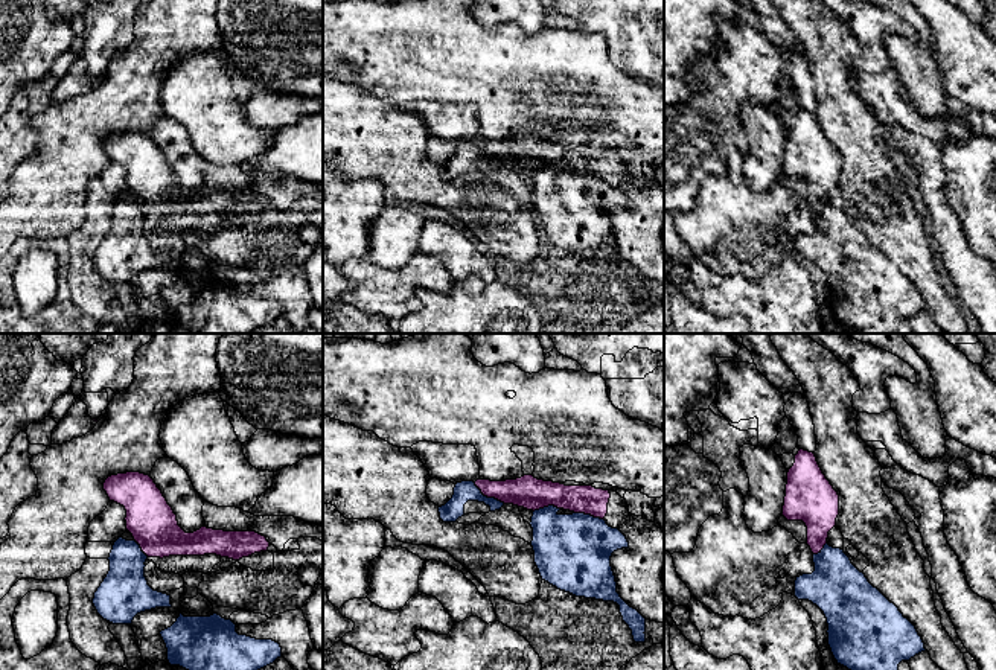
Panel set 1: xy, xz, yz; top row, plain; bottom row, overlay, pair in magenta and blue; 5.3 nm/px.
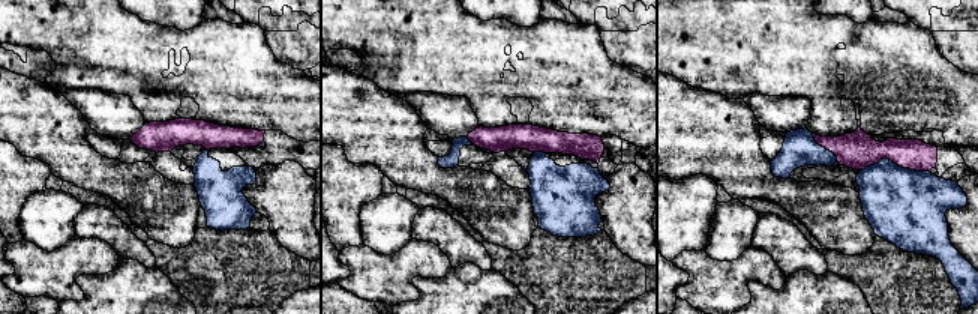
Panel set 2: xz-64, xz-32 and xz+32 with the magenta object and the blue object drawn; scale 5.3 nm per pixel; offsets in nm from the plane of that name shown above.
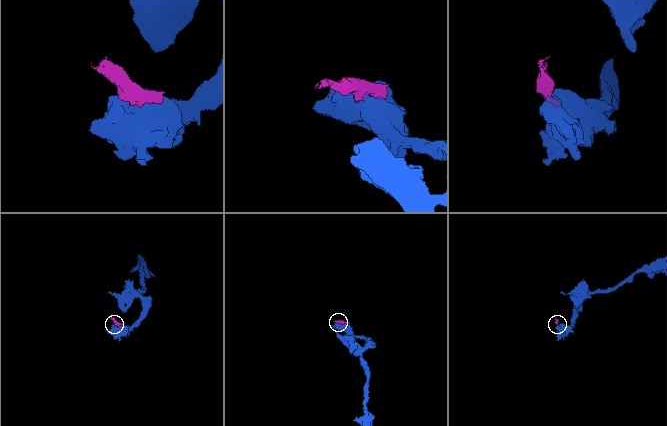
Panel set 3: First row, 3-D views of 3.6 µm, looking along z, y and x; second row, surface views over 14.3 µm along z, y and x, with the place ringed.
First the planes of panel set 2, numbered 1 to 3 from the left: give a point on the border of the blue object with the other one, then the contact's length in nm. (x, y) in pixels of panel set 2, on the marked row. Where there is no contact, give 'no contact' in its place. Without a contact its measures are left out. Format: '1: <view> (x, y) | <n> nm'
1: xz-64 (206, 149) | 30 nm
2: xz-32 (540, 150) | 70 nm
3: xz+32 (896, 163) | 360 nm

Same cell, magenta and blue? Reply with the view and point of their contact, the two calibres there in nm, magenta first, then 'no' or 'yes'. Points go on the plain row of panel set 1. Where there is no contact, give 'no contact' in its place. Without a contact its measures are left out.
meets magenta in xz at (489, 156); 170 nm thick on the magenta side, 110 nm on the other; no

